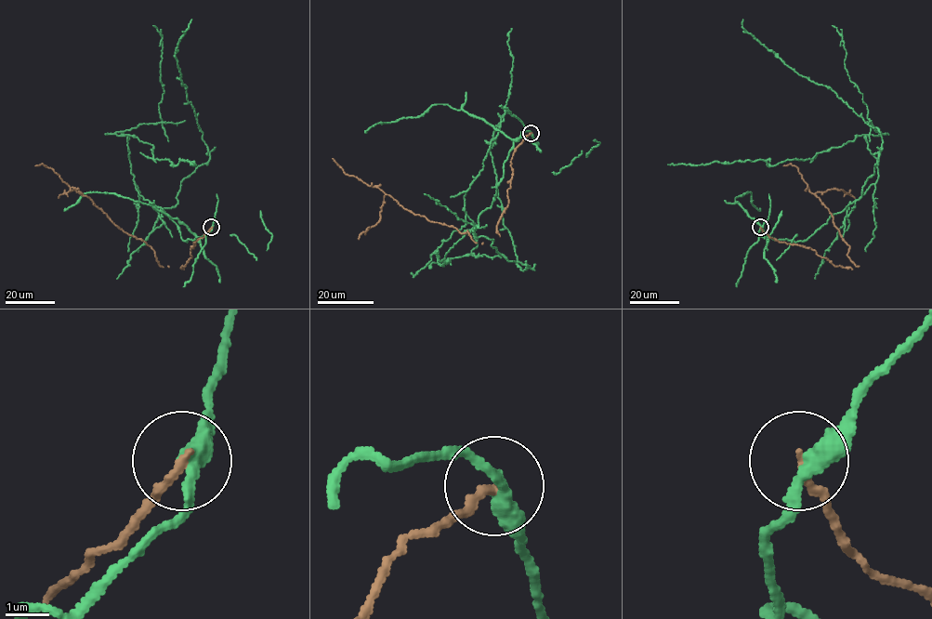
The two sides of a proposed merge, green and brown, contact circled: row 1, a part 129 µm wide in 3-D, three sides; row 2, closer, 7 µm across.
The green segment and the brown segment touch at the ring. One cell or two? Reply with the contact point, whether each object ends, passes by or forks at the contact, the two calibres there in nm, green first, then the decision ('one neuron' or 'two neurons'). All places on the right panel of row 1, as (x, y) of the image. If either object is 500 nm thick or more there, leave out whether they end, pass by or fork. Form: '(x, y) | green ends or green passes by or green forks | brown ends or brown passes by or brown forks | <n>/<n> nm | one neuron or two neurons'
(760, 227) | green passes by | brown ends | 360/190 nm | two neurons

